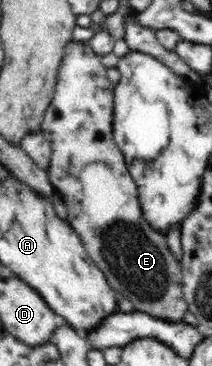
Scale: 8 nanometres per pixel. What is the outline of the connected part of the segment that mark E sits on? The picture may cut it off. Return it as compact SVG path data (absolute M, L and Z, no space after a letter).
M88 41L69 43L58 71L53 97L41 124L41 130L52 151L48 178L55 187L56 194L62 196L66 205L67 222L80 236L84 249L105 275L117 296L129 299L134 309L139 312L171 323L179 323L183 321L183 315L188 310L181 286L182 268L167 247L166 235L159 234L143 219L137 184L125 164L123 152L113 139L114 84L106 75L107 68L103 65L101 56L94 52Z

